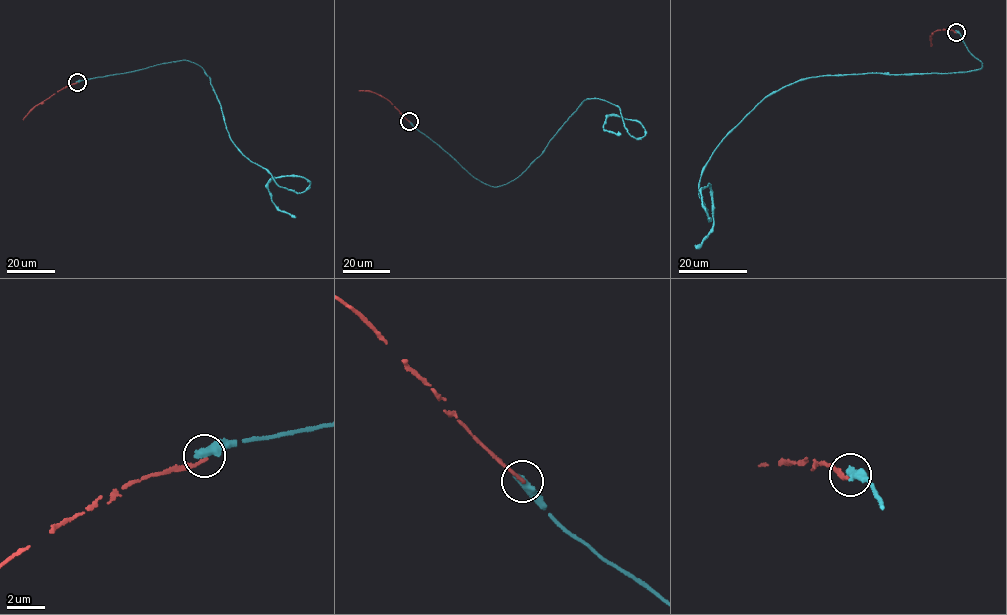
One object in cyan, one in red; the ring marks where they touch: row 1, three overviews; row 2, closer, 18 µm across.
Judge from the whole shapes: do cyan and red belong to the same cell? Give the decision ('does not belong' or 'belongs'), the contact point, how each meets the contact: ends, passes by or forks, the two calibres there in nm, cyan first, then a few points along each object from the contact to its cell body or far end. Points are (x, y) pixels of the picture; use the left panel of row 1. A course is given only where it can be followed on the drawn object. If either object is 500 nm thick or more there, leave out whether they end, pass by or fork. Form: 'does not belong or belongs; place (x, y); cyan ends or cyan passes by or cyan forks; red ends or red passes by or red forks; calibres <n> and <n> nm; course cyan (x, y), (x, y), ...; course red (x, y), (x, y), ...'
does not belong; place (77, 82); calibres 500 and 160 nm; course cyan (77, 82), (197, 64), (242, 154), (281, 187), (302, 192), (309, 181), (268, 184), (295, 218); course red (77, 82), (49, 96), (23, 120)

